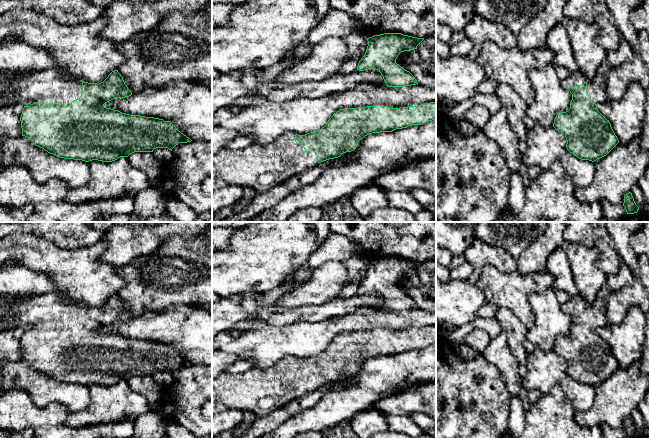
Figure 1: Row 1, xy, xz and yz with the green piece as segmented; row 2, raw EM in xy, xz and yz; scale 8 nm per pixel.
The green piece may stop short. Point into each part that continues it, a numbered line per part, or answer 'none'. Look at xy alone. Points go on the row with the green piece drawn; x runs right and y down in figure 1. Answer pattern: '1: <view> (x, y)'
1: xy (49, 86)

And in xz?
1: xz (260, 166)

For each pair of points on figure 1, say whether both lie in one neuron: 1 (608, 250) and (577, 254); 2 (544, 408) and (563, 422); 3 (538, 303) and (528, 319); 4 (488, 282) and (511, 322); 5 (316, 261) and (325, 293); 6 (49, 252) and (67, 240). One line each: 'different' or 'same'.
1: different
2: same
3: different
4: different
5: different
6: different

